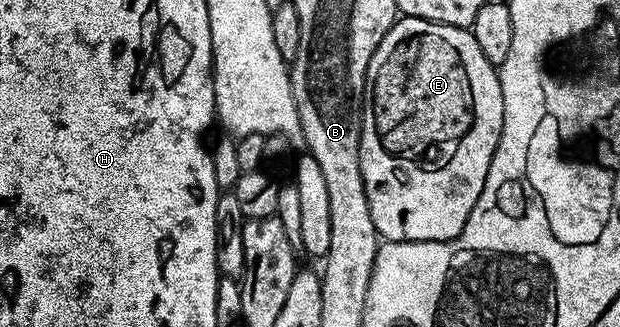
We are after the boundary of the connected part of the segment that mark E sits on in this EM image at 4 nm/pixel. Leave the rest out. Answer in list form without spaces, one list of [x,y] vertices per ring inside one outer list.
[[[399,18],[388,29],[388,33],[380,41],[380,45],[376,49],[376,53],[372,53],[372,61],[368,61],[368,73],[366,74],[366,84],[364,85],[364,93],[362,94],[362,140],[360,141],[360,173],[364,181],[364,193],[368,197],[368,209],[372,213],[372,225],[376,225],[379,236],[383,240],[392,243],[445,243],[447,239],[455,239],[464,229],[464,225],[468,221],[468,217],[472,213],[472,209],[476,205],[476,201],[480,197],[480,193],[484,189],[484,181],[488,177],[488,169],[492,165],[492,157],[498,148],[498,142],[502,136],[502,126],[504,125],[504,97],[500,89],[500,81],[498,80],[498,72],[495,64],[488,61],[488,57],[484,57],[484,53],[480,53],[480,45],[476,45],[476,37],[467,28],[453,27],[452,25],[444,25],[443,23],[433,23],[427,19],[408,19]]]

